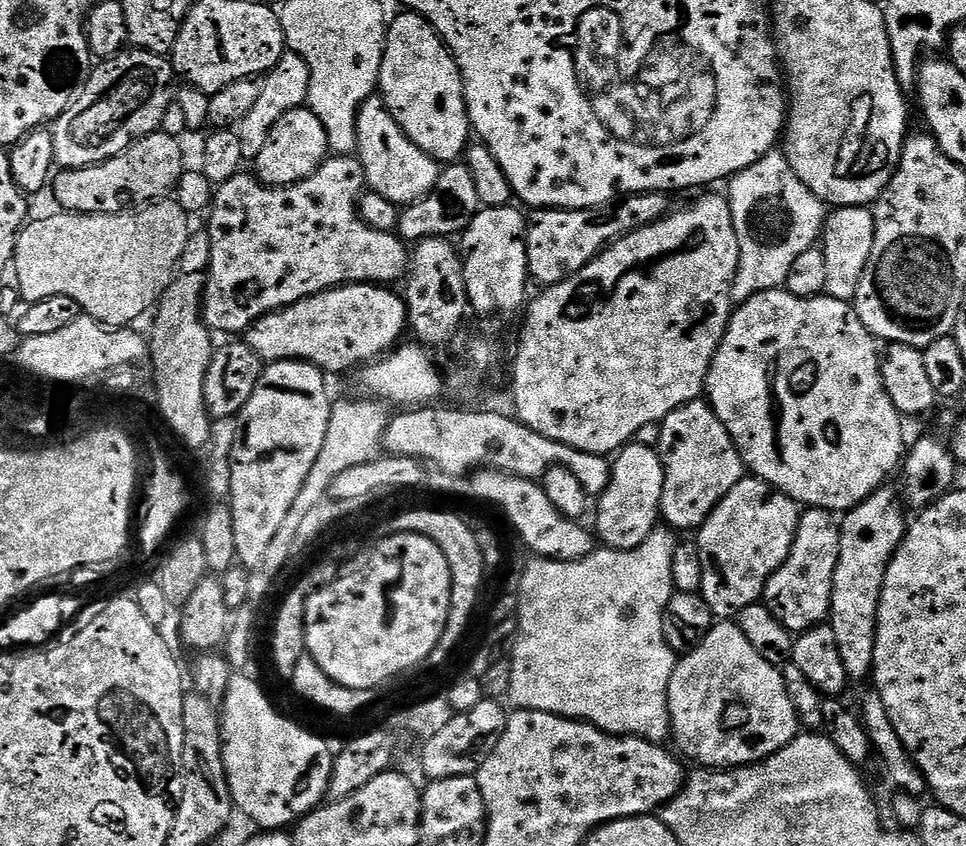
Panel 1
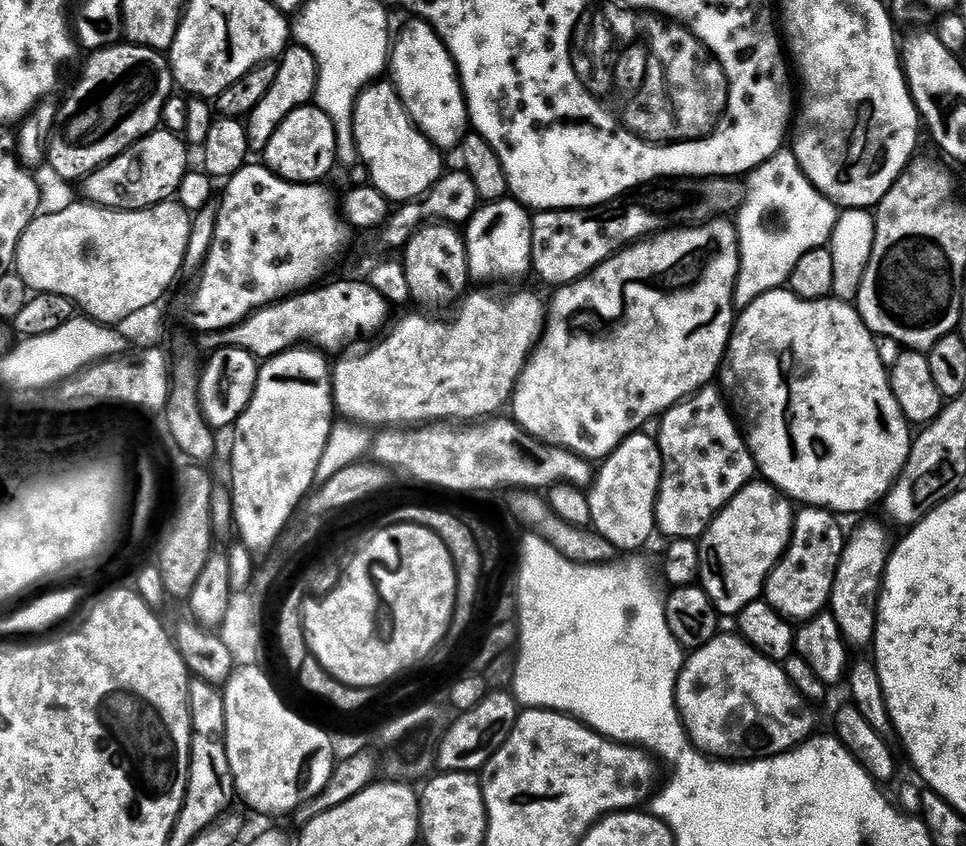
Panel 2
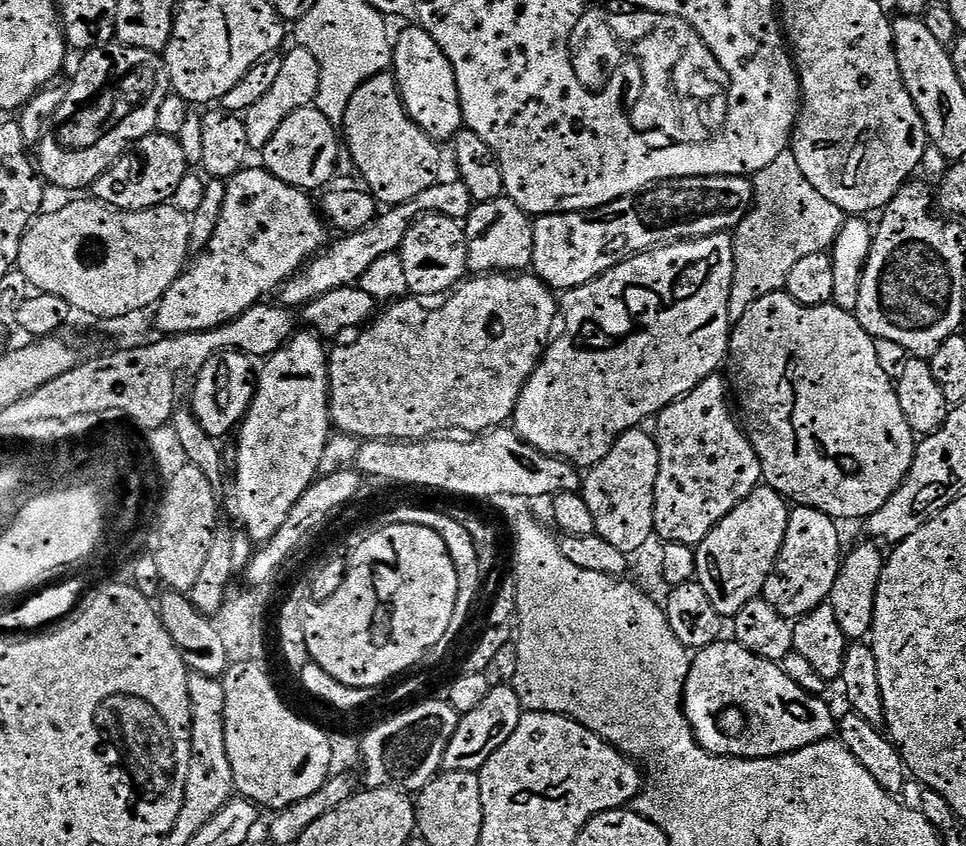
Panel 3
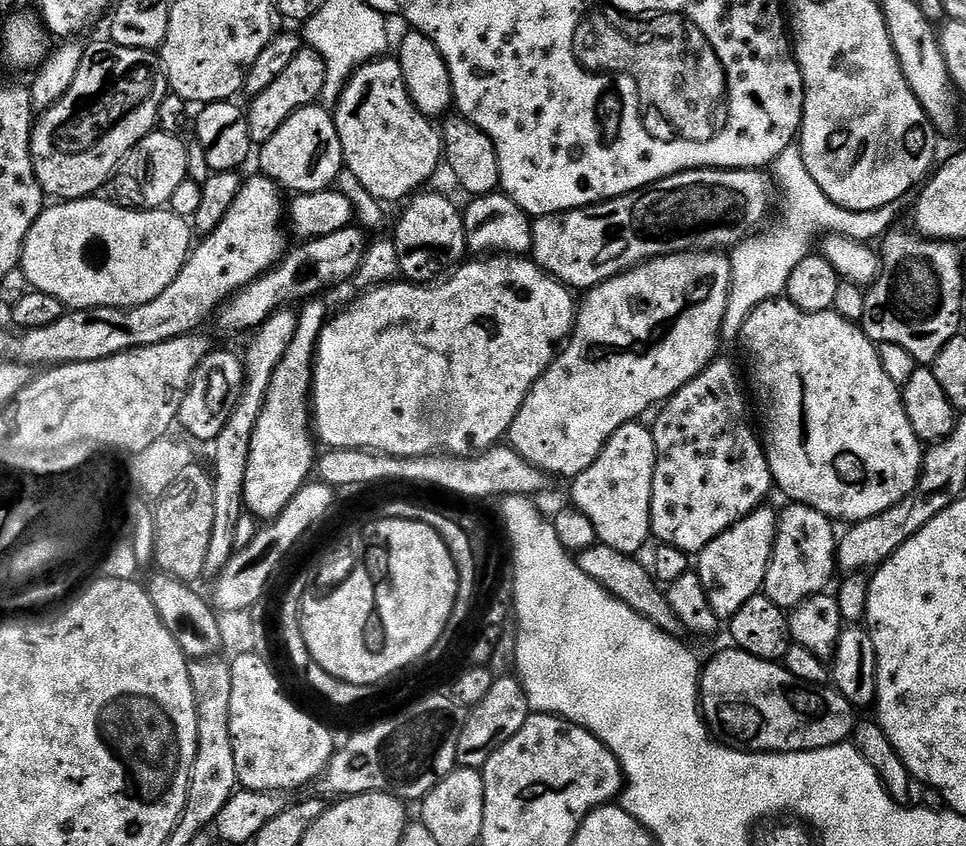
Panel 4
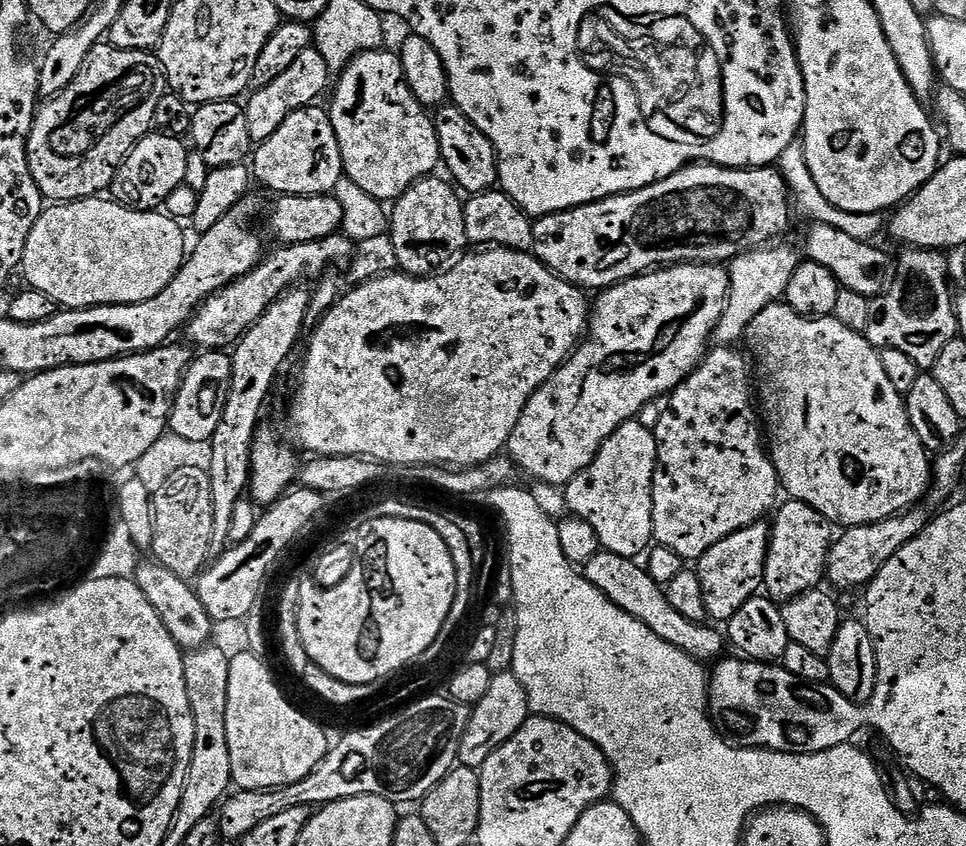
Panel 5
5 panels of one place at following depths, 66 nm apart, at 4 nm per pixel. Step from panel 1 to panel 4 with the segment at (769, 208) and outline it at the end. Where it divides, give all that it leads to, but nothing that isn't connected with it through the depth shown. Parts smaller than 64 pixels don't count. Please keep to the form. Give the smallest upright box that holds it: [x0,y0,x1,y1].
[720,146,901,341]

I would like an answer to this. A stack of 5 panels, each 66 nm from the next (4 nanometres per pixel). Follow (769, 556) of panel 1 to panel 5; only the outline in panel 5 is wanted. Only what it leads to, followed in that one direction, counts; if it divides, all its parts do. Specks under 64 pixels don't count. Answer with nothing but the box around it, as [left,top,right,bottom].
[698,522,769,622]

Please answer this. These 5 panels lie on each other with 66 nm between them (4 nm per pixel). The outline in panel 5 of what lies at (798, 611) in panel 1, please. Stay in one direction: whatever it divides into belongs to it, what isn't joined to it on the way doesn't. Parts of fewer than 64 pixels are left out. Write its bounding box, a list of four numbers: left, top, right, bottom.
[762,499,834,602]

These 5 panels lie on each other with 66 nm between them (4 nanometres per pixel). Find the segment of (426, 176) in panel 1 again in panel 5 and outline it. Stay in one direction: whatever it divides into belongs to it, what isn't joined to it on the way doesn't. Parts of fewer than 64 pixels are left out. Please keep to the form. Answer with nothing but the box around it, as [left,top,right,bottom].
[330,51,441,202]

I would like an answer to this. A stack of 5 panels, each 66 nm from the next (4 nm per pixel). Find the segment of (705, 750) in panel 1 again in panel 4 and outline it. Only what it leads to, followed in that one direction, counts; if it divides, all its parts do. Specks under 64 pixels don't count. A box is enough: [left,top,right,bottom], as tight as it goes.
[700,646,856,752]

